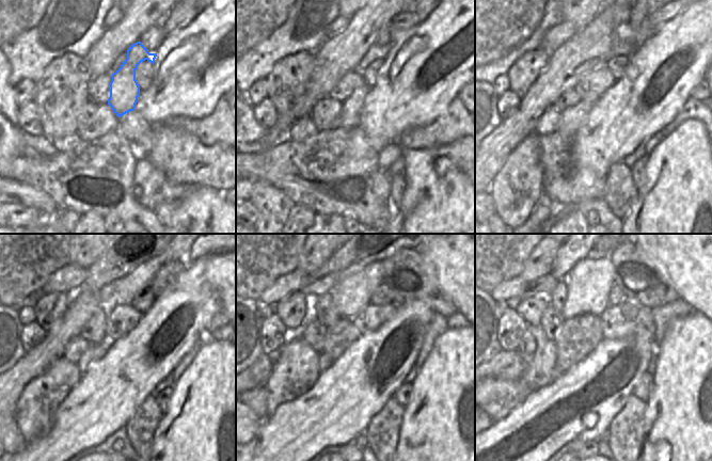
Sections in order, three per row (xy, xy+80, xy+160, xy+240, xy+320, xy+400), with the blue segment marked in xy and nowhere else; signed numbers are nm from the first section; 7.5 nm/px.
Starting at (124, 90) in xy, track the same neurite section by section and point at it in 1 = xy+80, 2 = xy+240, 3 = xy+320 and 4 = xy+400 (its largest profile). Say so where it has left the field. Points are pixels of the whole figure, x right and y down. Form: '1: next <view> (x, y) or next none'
1: next xy+80 (351, 109)
2: next xy+240 (94, 352)
3: next xy+320 (326, 361)
4: next xy+400 (556, 372)

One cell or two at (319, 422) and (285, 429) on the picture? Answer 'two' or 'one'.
one

